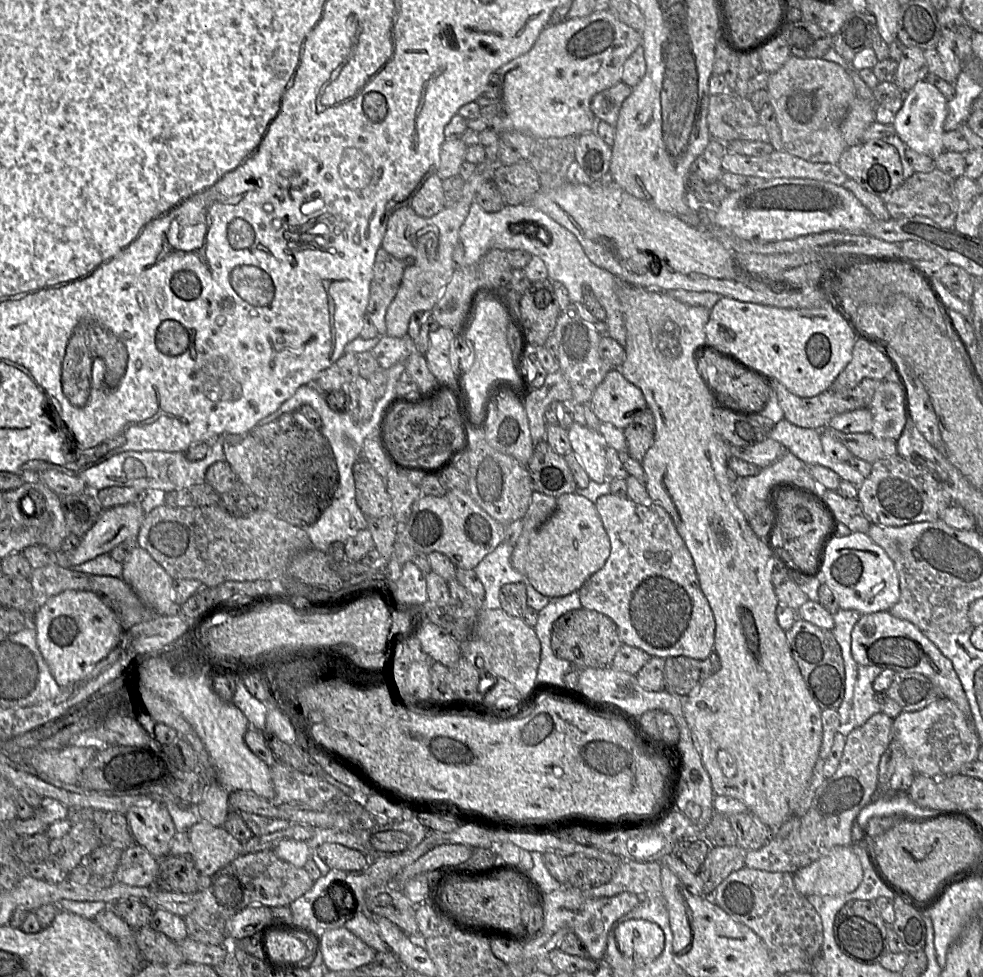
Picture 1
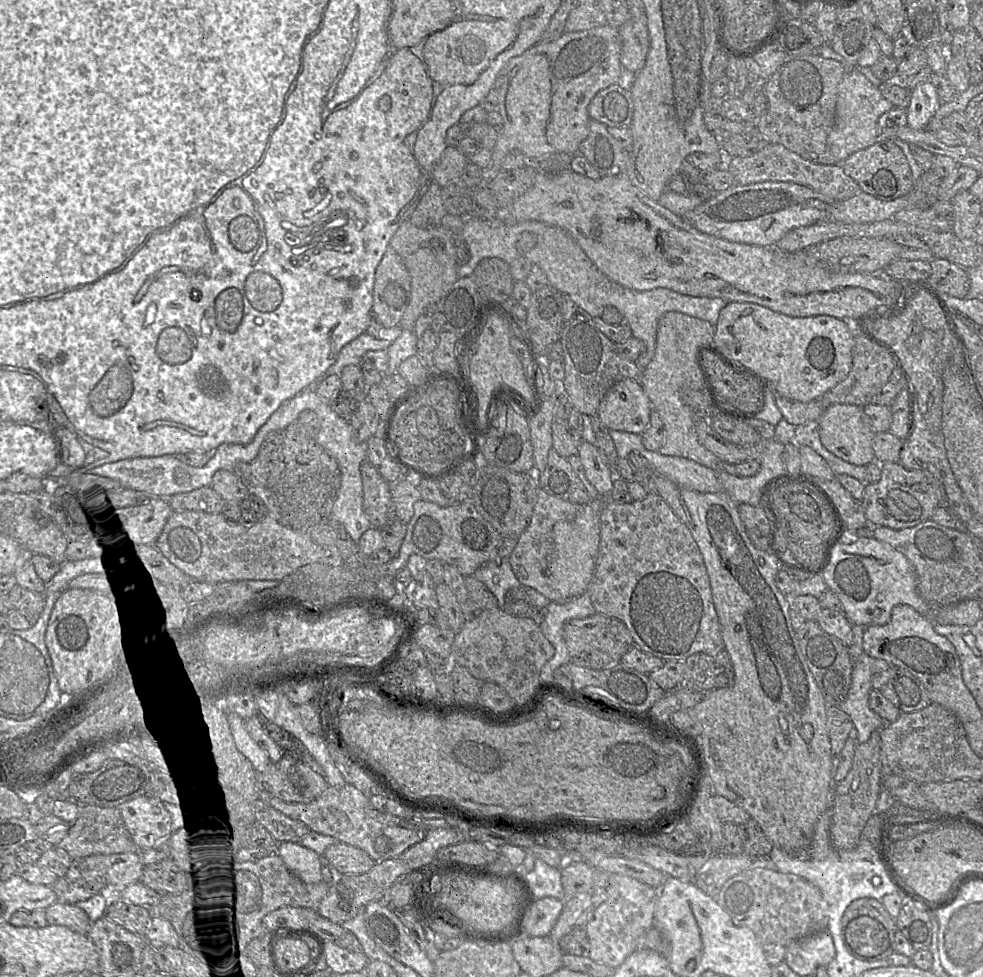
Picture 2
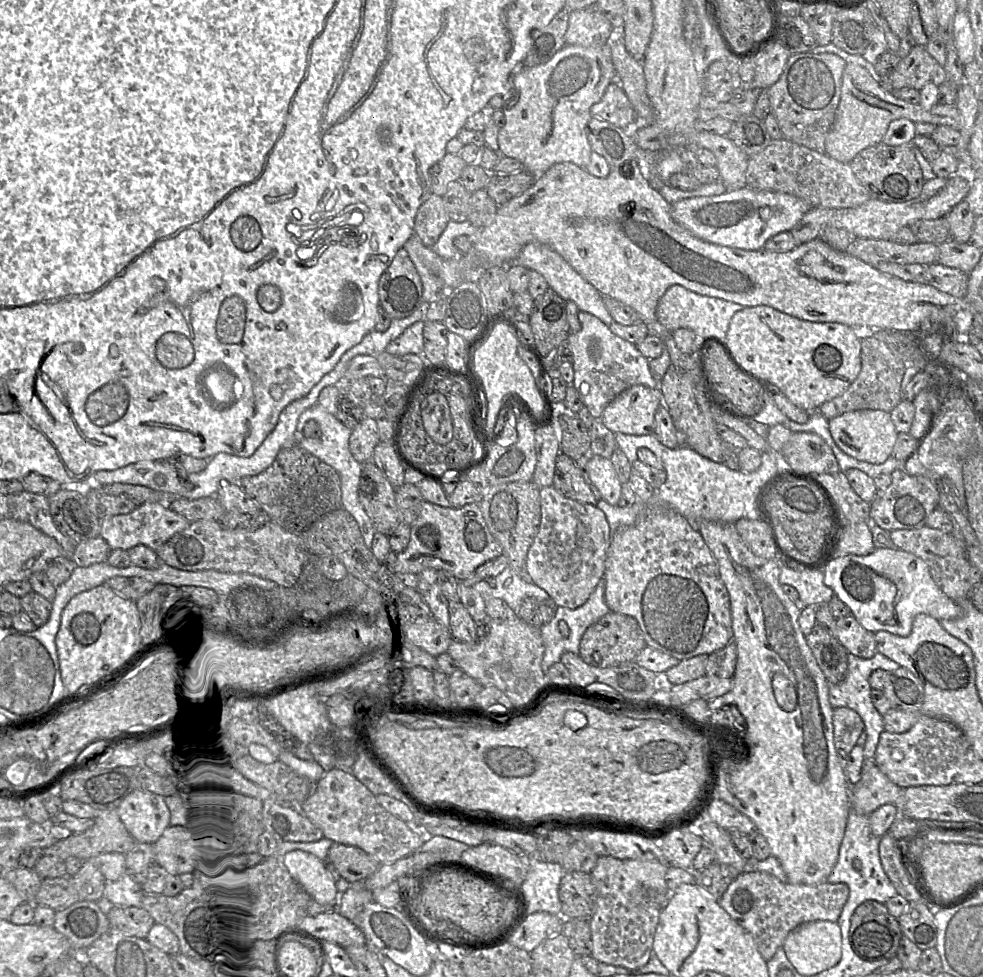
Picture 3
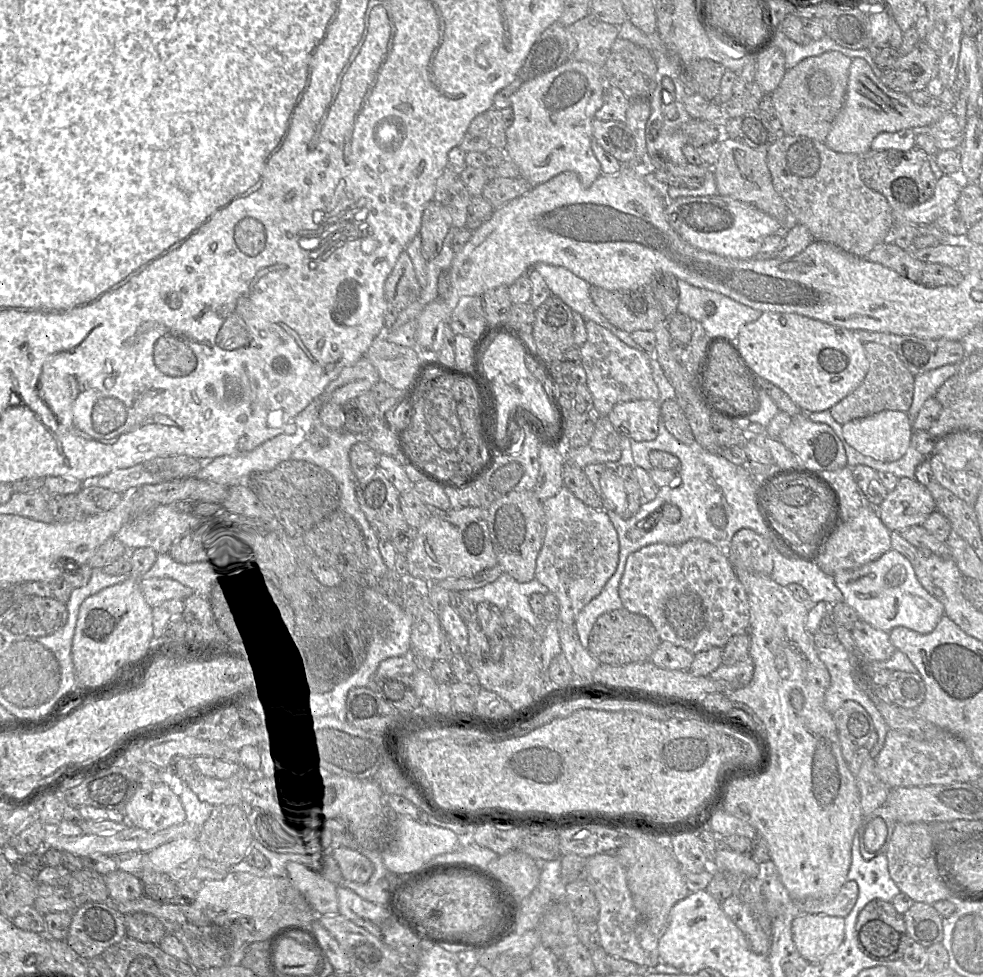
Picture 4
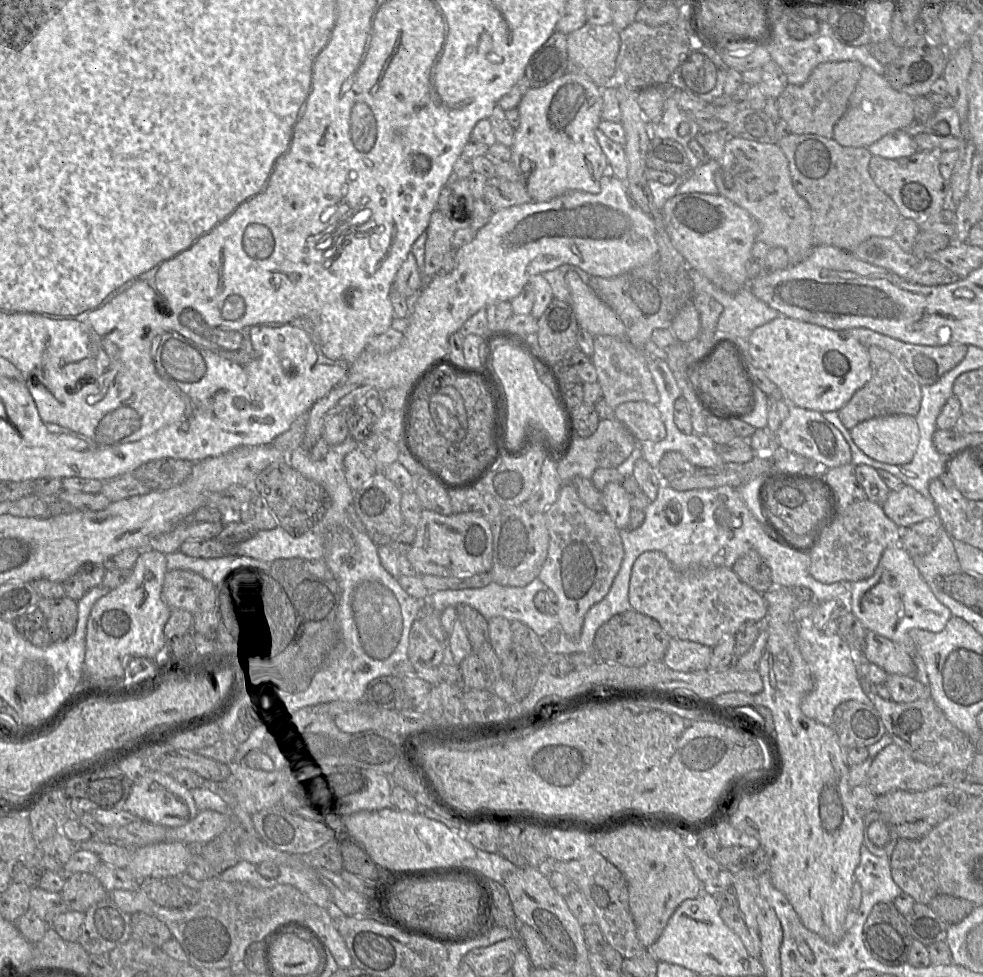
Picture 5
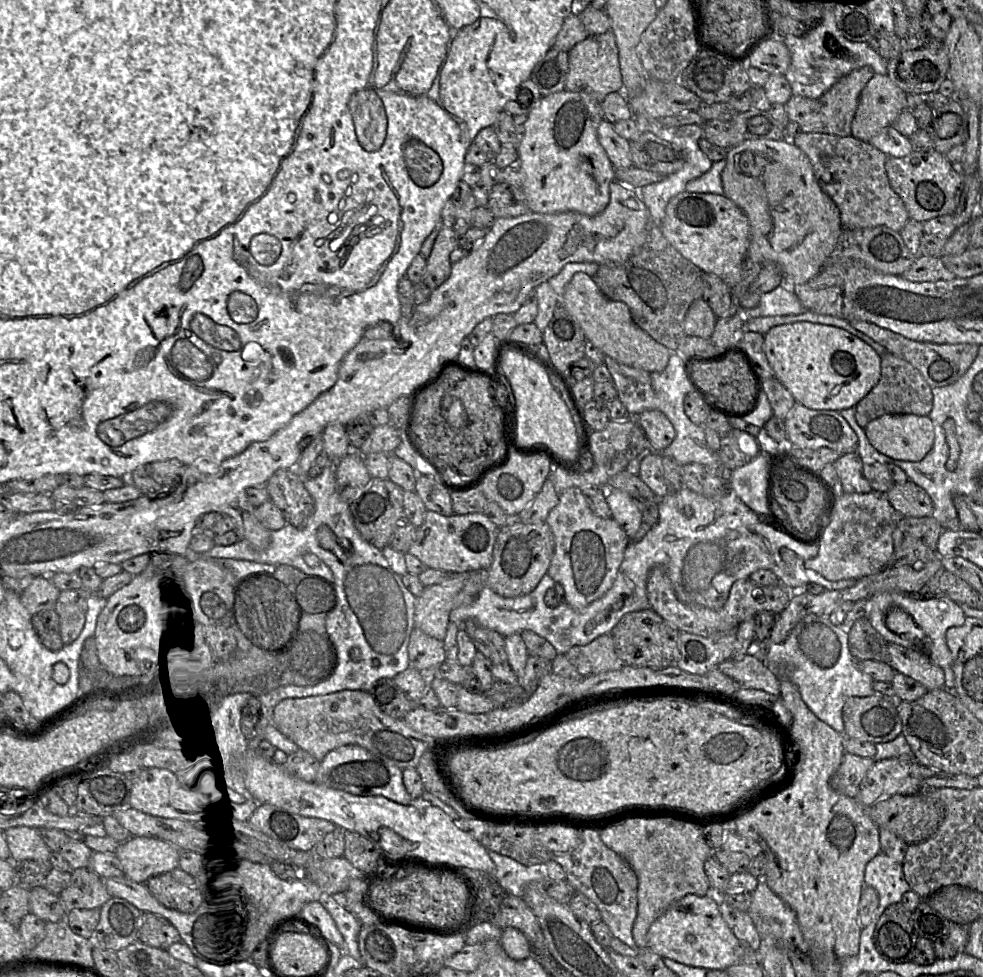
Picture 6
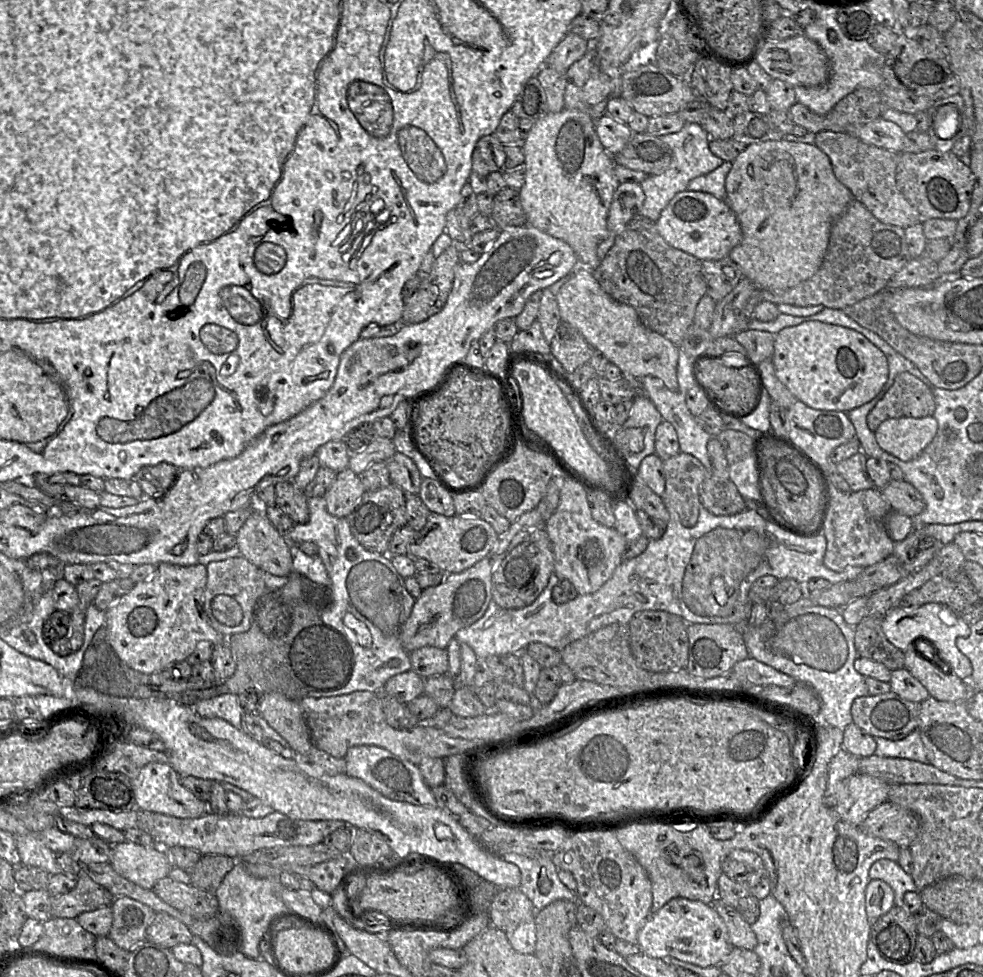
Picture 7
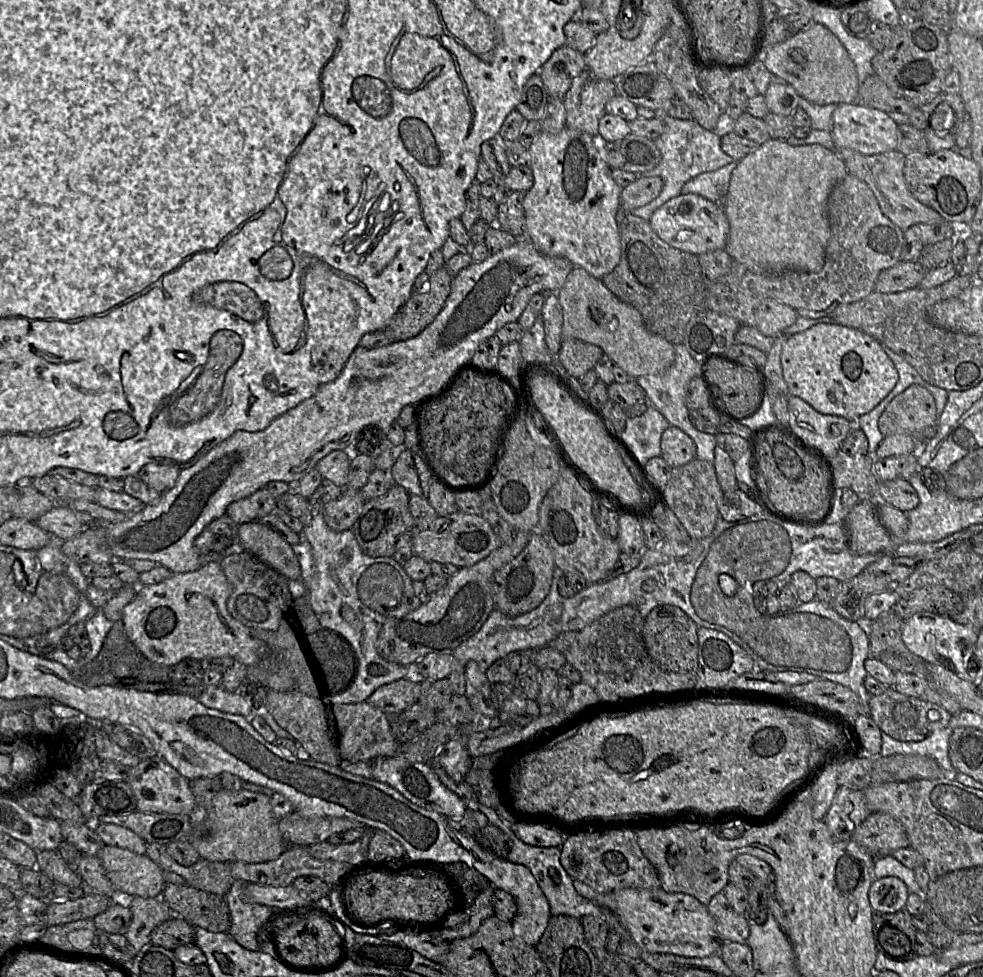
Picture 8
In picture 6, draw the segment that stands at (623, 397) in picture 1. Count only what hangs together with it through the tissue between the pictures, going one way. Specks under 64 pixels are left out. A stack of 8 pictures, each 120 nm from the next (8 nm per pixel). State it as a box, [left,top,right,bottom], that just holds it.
[631,409,675,452]

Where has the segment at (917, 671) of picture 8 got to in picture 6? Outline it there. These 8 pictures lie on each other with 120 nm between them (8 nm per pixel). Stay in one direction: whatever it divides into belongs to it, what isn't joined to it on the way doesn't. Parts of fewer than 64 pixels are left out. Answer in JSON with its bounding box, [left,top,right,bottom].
[847,618,888,664]

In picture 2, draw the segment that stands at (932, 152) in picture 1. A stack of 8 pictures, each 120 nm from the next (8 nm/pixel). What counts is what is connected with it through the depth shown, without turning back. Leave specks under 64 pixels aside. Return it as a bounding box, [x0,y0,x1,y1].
[906,81,941,130]

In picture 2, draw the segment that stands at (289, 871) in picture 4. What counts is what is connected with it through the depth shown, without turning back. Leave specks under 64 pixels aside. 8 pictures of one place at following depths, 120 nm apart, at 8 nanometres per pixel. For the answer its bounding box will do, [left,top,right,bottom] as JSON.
[276,842,322,884]

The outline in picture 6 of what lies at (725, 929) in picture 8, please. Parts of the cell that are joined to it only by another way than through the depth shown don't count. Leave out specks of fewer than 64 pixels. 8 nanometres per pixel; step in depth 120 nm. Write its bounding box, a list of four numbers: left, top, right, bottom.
[719,899,760,953]

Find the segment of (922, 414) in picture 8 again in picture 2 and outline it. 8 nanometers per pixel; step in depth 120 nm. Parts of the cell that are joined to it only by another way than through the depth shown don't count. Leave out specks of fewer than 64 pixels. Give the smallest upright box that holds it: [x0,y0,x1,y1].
[816,335,897,409]

